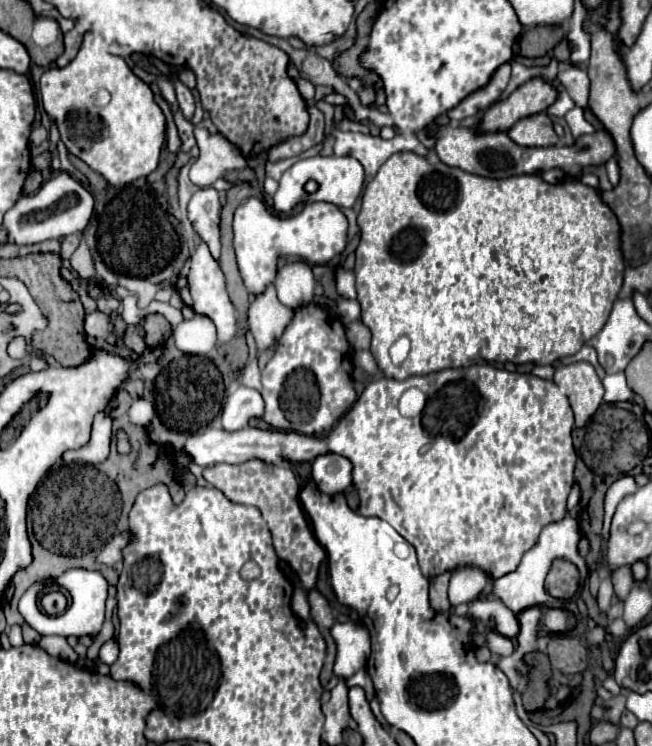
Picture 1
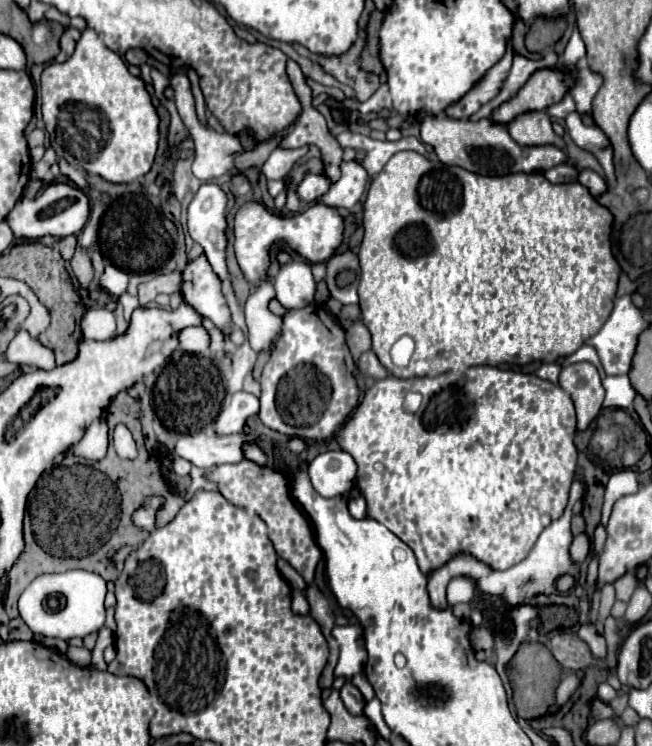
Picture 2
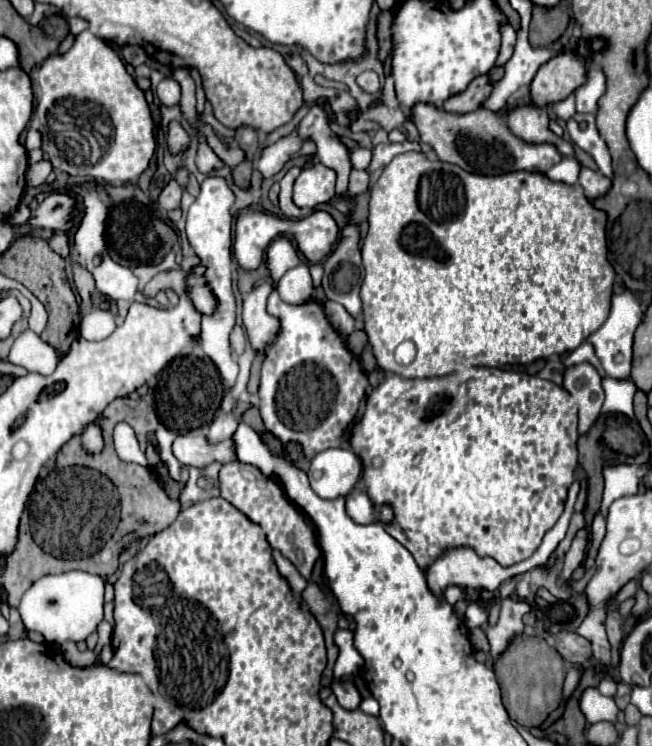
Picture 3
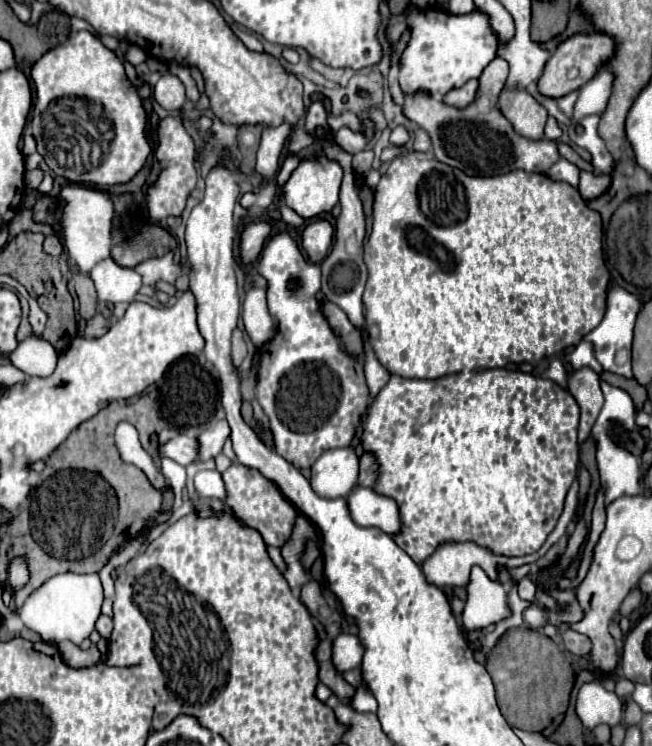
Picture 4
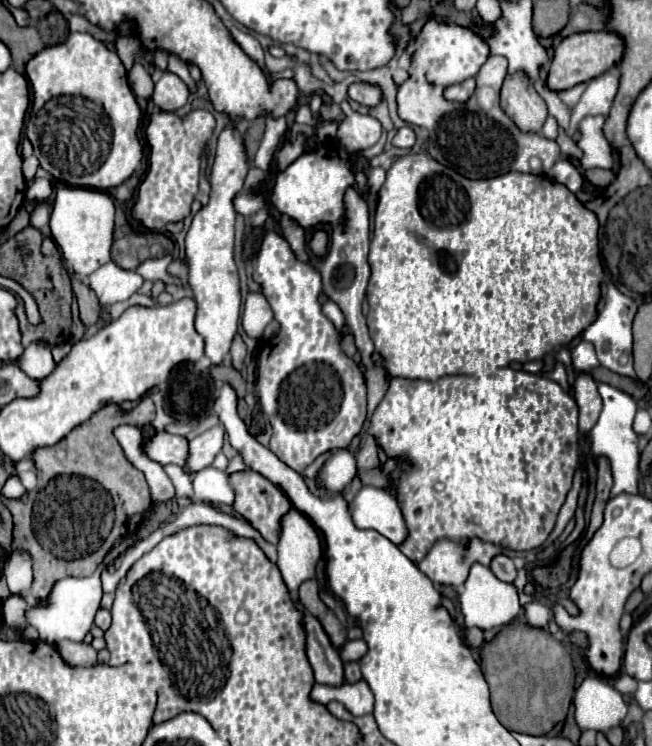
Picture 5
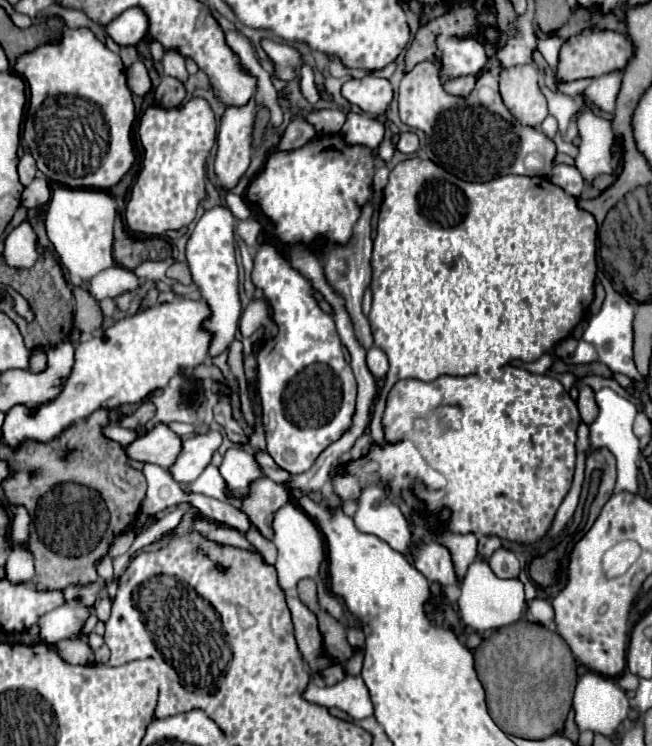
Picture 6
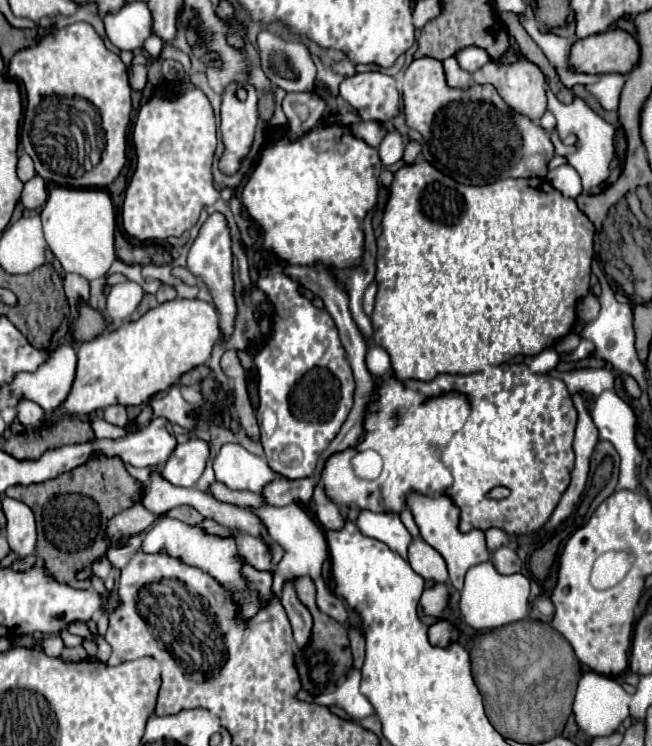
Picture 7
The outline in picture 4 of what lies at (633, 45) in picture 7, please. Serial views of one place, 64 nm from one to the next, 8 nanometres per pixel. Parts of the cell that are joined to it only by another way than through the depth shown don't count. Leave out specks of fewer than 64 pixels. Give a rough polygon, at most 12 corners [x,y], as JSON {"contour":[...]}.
{"contour":[[604,32],[574,34],[548,60],[538,90],[560,98],[616,52]]}

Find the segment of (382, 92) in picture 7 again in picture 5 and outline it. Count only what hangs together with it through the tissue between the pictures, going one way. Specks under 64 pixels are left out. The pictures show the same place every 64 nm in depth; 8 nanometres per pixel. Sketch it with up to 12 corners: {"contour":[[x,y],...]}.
{"contour":[[354,82],[348,98],[376,108],[384,92],[378,84]]}

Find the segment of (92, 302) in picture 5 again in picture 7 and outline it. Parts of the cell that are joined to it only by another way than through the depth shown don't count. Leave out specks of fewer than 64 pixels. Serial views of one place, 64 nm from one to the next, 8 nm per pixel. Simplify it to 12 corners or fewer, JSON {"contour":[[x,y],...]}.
{"contour":[[80,306],[72,322],[74,342],[88,342],[106,330],[104,316]]}

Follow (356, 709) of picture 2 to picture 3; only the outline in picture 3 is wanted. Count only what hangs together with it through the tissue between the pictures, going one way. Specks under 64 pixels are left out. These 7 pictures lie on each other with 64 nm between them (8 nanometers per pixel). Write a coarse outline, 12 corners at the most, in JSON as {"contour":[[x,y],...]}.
{"contour":[[332,680],[342,708],[358,708],[362,696],[352,682]]}

